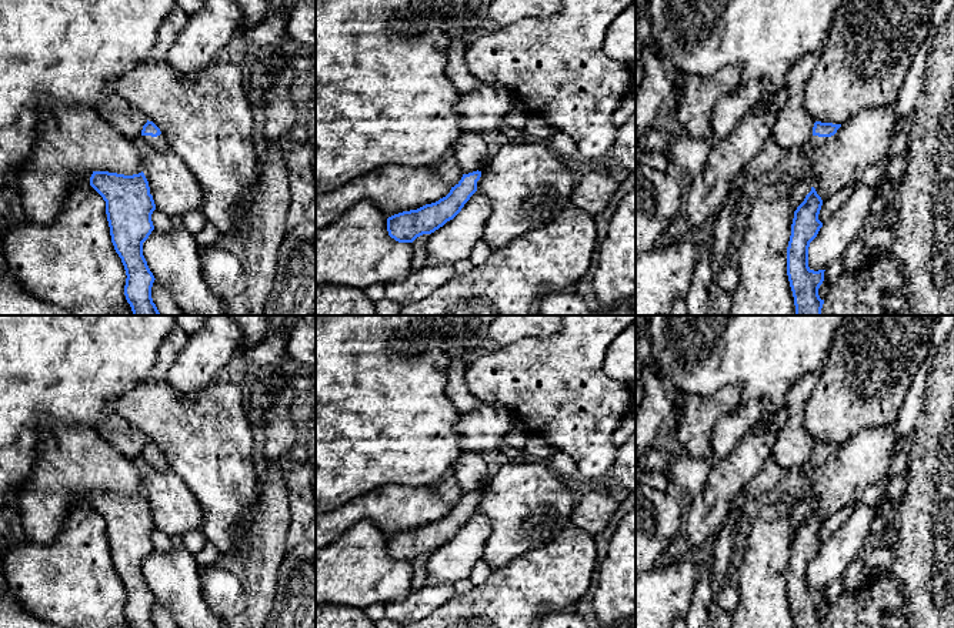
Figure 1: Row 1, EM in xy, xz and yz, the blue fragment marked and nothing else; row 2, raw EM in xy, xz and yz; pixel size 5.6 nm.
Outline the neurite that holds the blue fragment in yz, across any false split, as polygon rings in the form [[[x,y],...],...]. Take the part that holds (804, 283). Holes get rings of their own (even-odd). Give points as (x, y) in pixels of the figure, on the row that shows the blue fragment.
[[[815,188],[805,196],[794,211],[791,236],[787,247],[787,275],[794,297],[795,315],[821,315],[824,300],[818,288],[824,281],[824,271],[808,267],[808,247],[817,237],[823,223],[818,214],[823,206]]]

